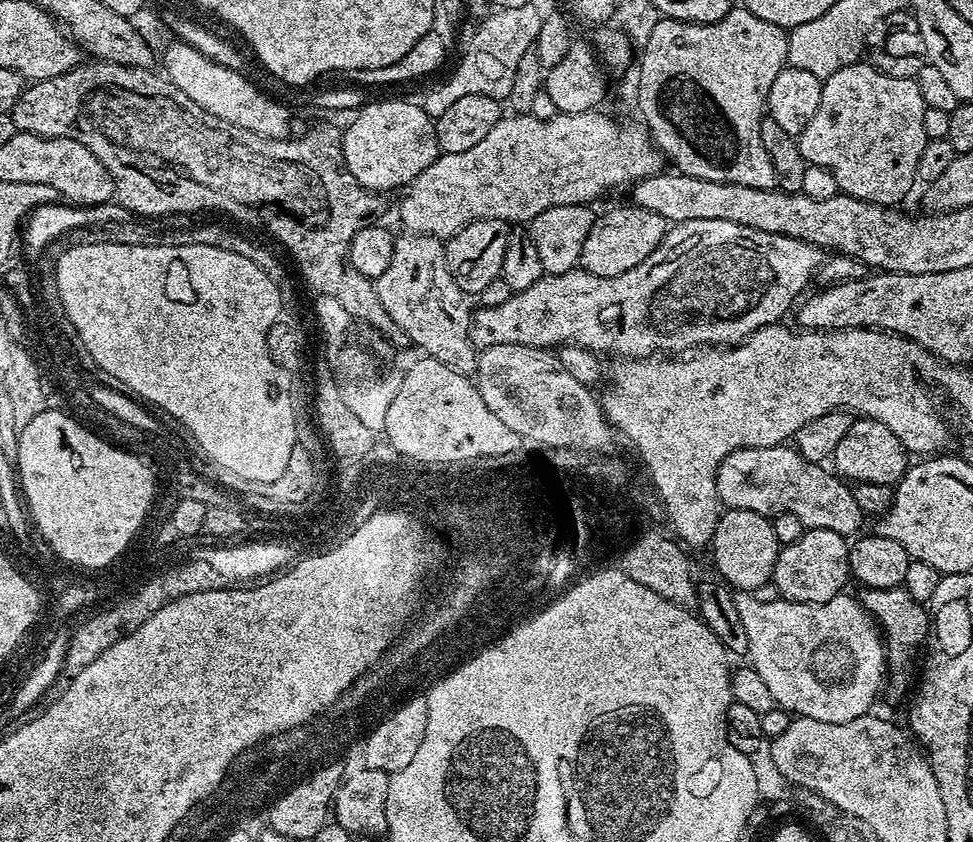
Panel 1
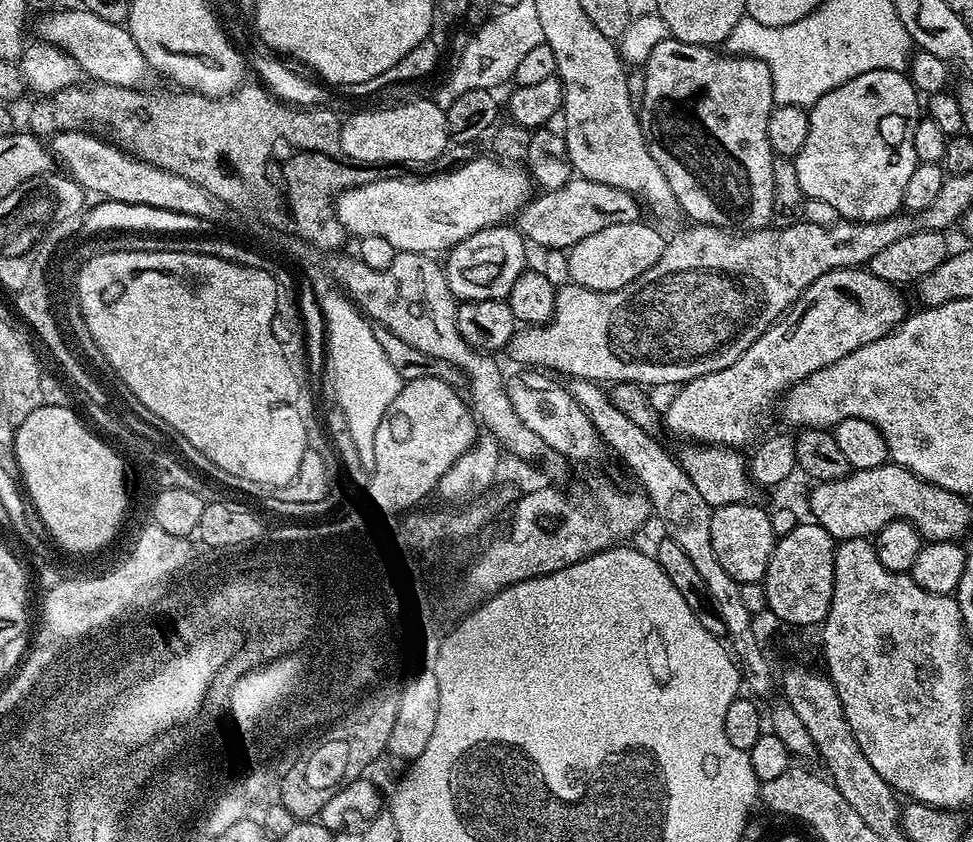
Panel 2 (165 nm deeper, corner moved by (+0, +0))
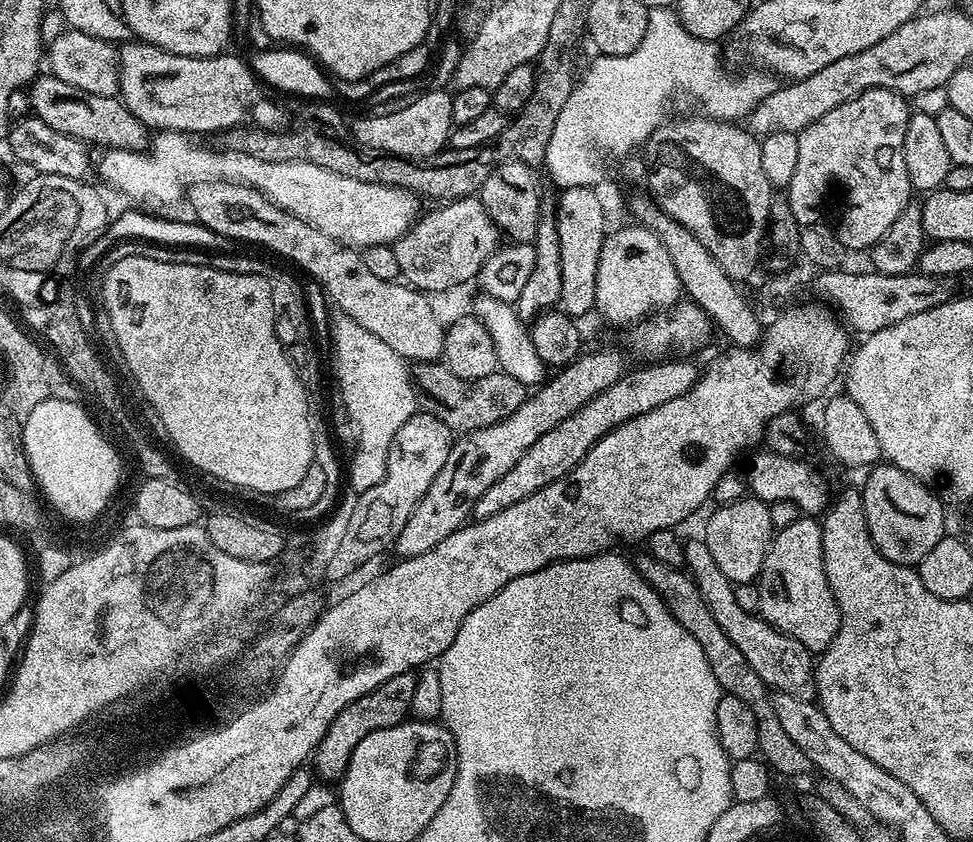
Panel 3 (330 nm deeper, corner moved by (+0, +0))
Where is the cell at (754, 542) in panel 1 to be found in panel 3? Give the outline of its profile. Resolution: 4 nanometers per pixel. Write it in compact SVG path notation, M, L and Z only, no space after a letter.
M741 498L733 504L721 504L715 510L717 512L709 518L702 533L704 545L710 550L714 562L718 562L718 570L722 570L733 585L753 583L764 569L768 545L774 535L768 505L763 500Z

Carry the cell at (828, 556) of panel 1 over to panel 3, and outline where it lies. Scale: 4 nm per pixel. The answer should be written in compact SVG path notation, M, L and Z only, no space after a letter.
M802 518L773 535L758 583L759 615L763 616L766 623L773 624L778 631L802 642L802 646L806 646L813 654L827 650L834 634L838 634L840 611L826 578L819 519Z

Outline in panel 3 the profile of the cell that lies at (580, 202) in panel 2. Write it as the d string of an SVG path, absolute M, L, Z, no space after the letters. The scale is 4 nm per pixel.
M476 196L441 203L433 212L425 211L392 244L401 277L425 294L448 292L477 279L490 254L502 244L502 233L486 214L486 206Z

